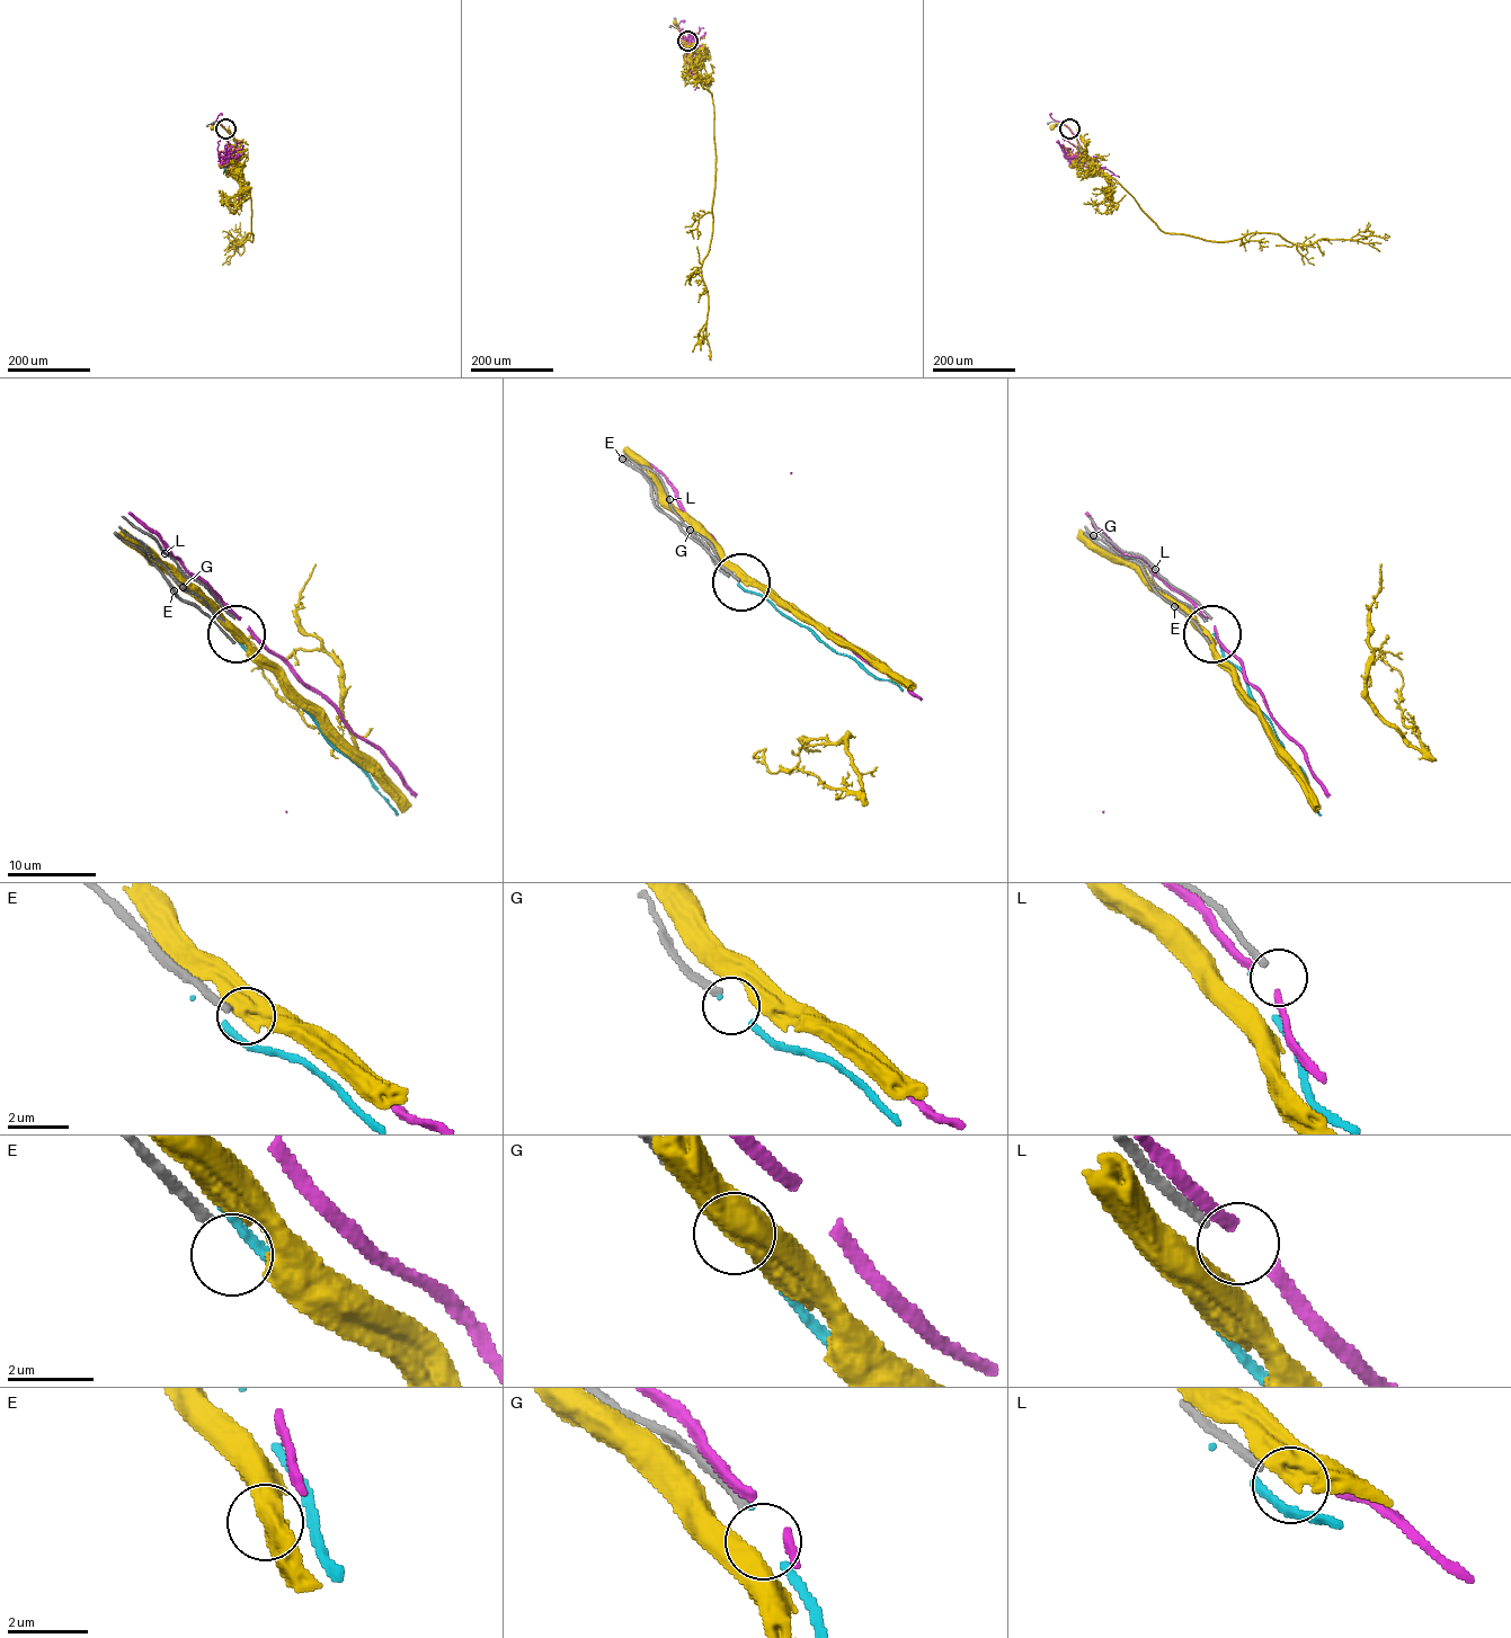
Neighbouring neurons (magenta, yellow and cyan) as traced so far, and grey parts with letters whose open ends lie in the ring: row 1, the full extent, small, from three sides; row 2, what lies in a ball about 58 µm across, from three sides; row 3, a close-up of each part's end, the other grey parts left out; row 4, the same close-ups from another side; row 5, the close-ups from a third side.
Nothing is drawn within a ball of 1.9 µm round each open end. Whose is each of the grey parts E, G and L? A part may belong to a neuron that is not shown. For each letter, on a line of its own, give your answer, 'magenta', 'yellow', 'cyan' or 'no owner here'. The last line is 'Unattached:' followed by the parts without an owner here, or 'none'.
E: no owner here
G: cyan
L: no owner here
Unattached: E, L

